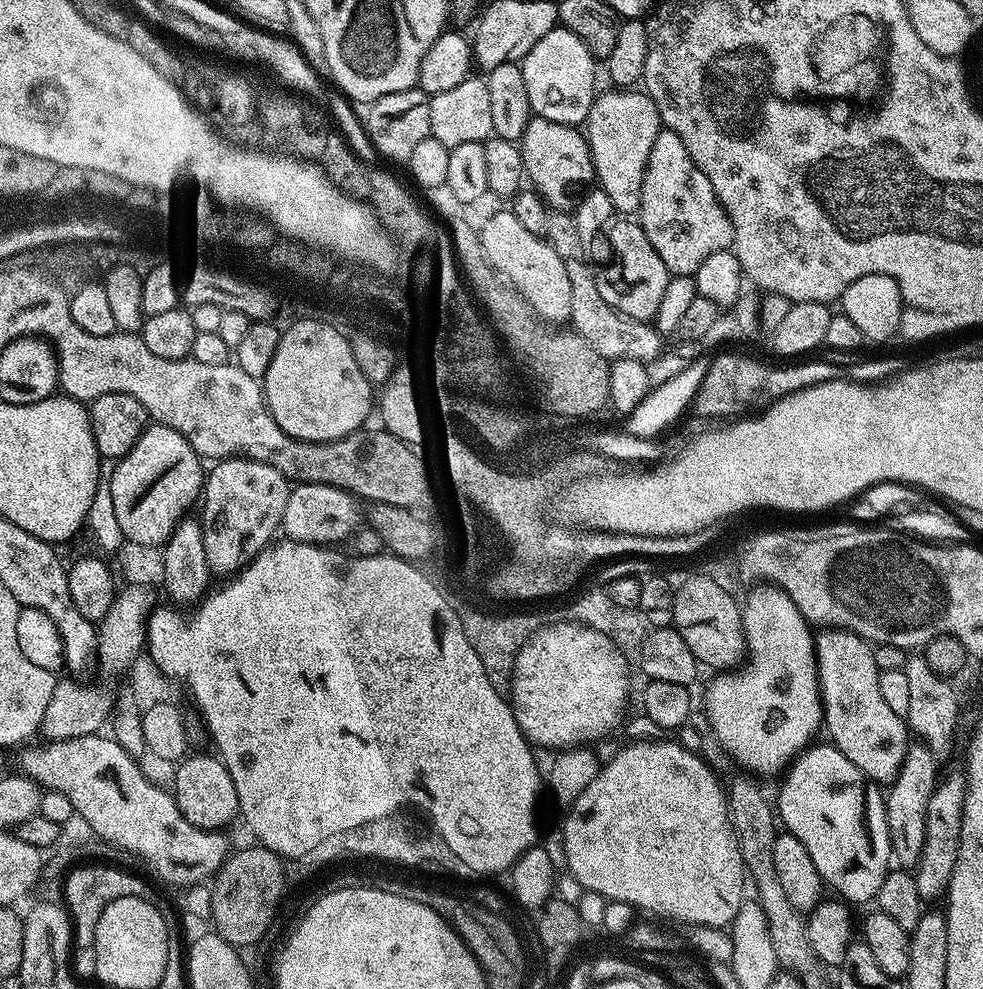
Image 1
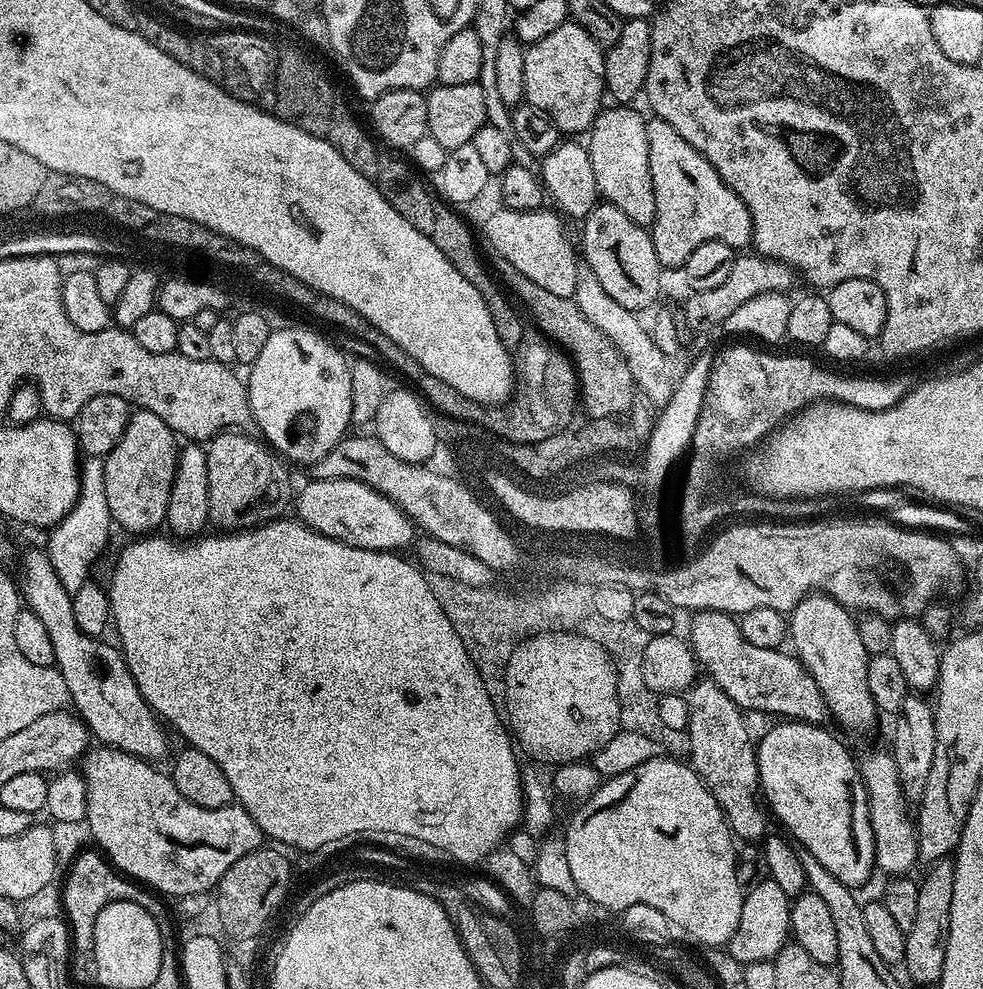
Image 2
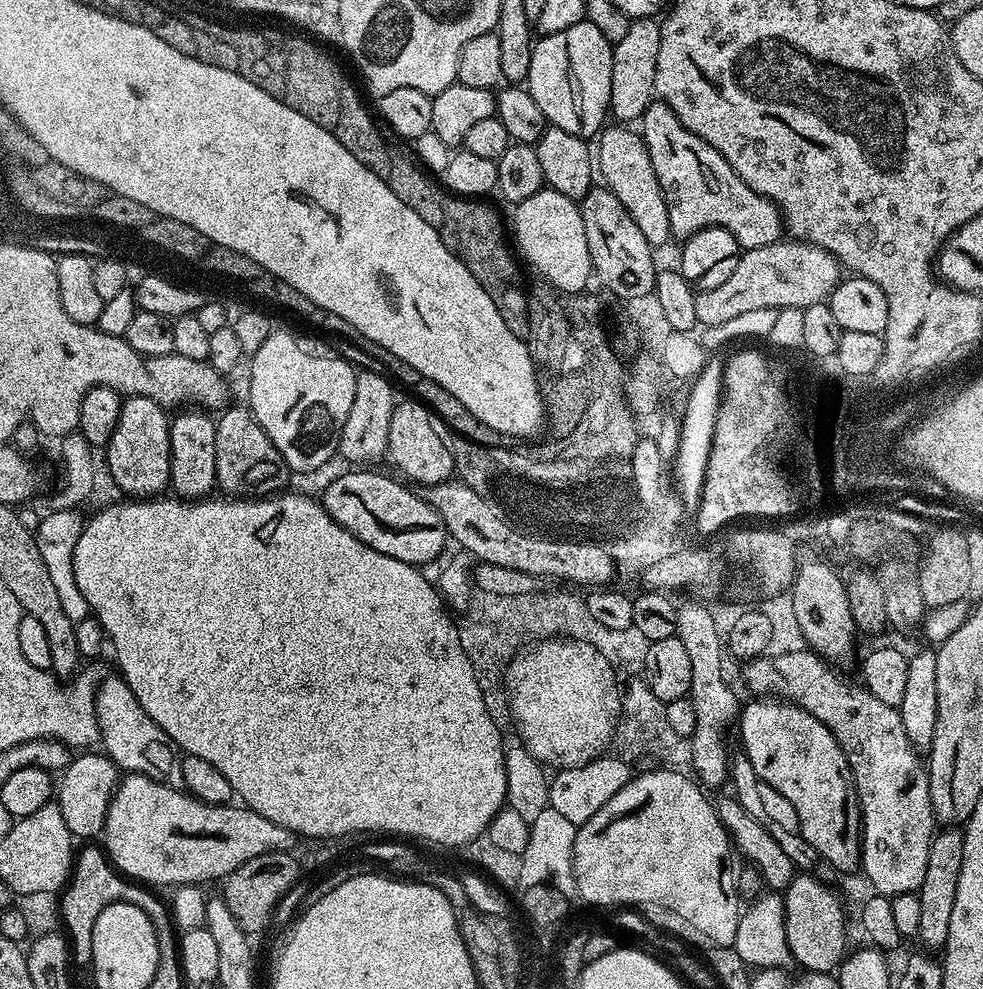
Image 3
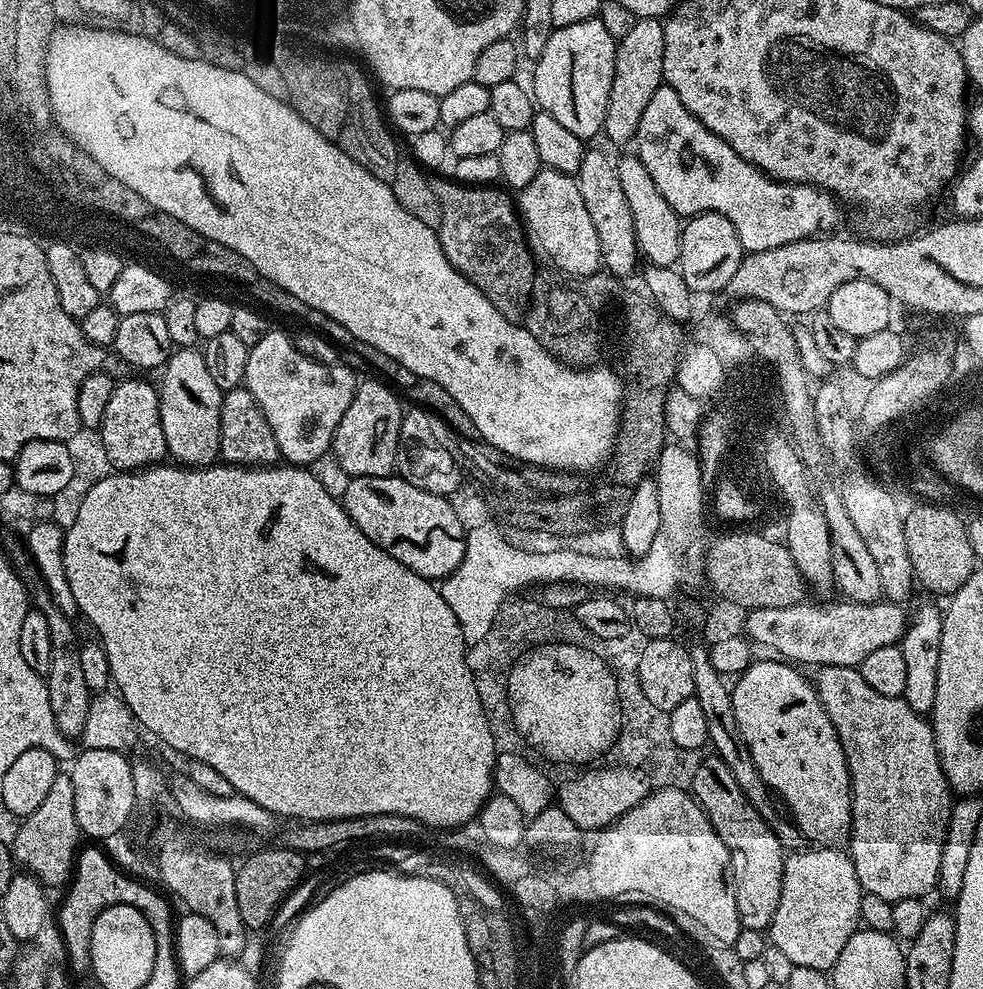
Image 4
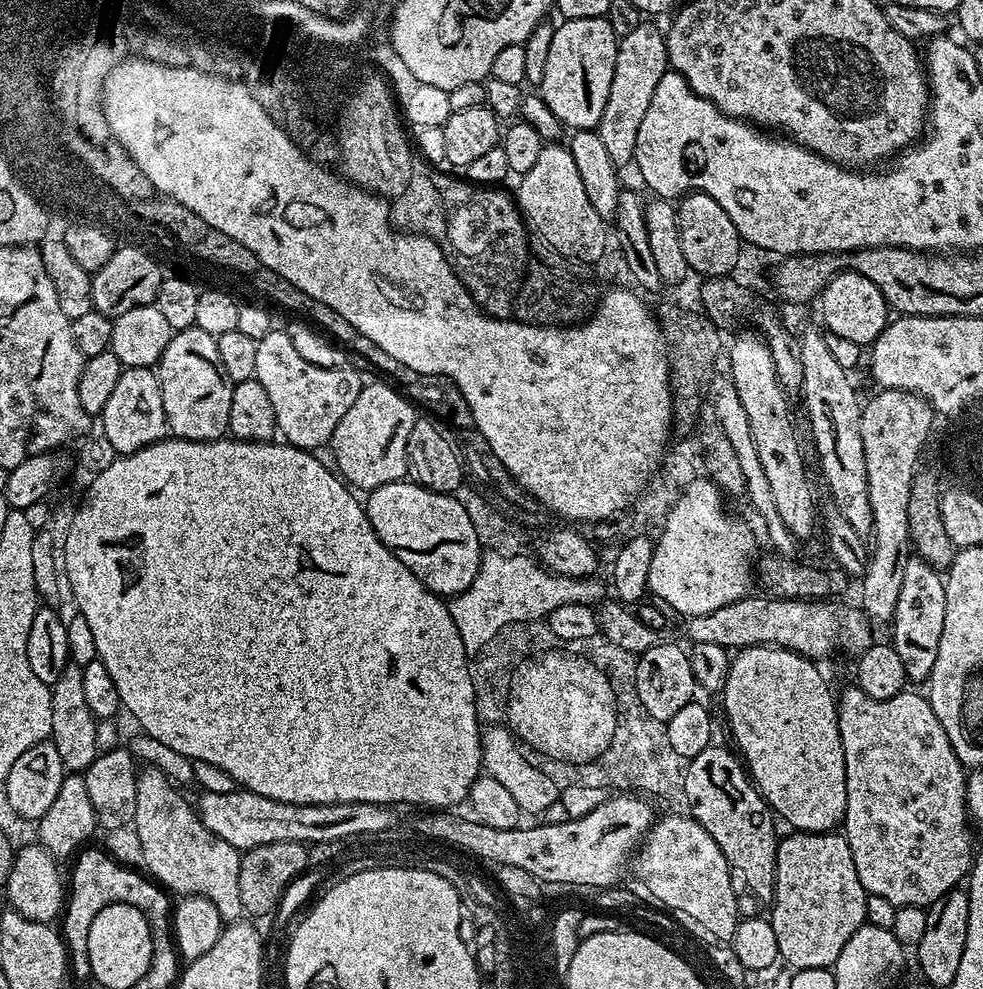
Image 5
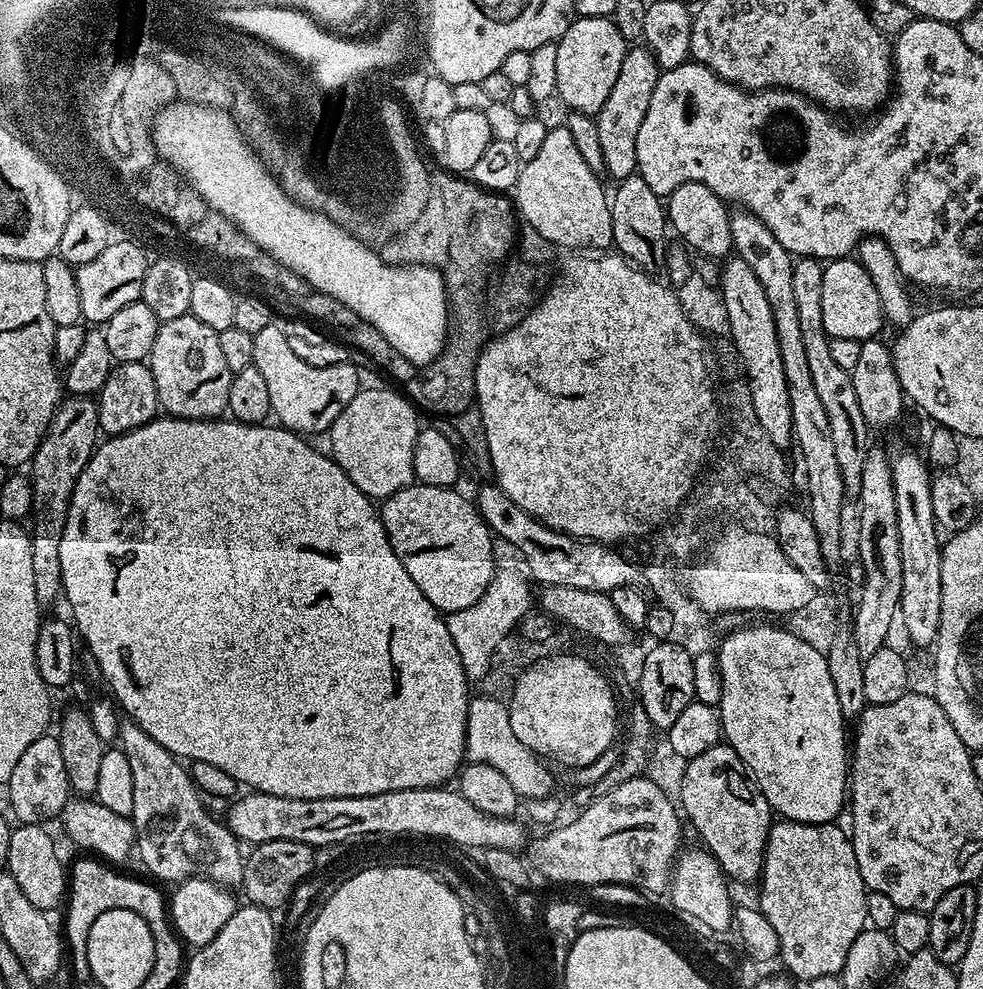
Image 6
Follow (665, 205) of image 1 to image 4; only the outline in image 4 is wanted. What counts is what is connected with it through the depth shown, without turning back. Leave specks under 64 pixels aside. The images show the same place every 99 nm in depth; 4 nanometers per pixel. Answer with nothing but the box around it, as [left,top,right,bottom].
[634,84,842,253]

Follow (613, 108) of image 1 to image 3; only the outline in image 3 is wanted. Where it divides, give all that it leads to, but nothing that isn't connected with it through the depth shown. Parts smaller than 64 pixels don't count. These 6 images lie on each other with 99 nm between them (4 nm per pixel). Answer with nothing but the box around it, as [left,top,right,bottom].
[594,126,673,246]

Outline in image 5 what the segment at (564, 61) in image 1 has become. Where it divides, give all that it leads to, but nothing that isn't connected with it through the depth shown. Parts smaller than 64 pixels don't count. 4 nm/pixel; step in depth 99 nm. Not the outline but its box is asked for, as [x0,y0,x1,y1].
[538,16,618,129]

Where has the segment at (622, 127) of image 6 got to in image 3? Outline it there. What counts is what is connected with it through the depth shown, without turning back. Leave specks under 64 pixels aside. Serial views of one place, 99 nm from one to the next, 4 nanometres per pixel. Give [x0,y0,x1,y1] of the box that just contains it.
[610,16,660,121]

